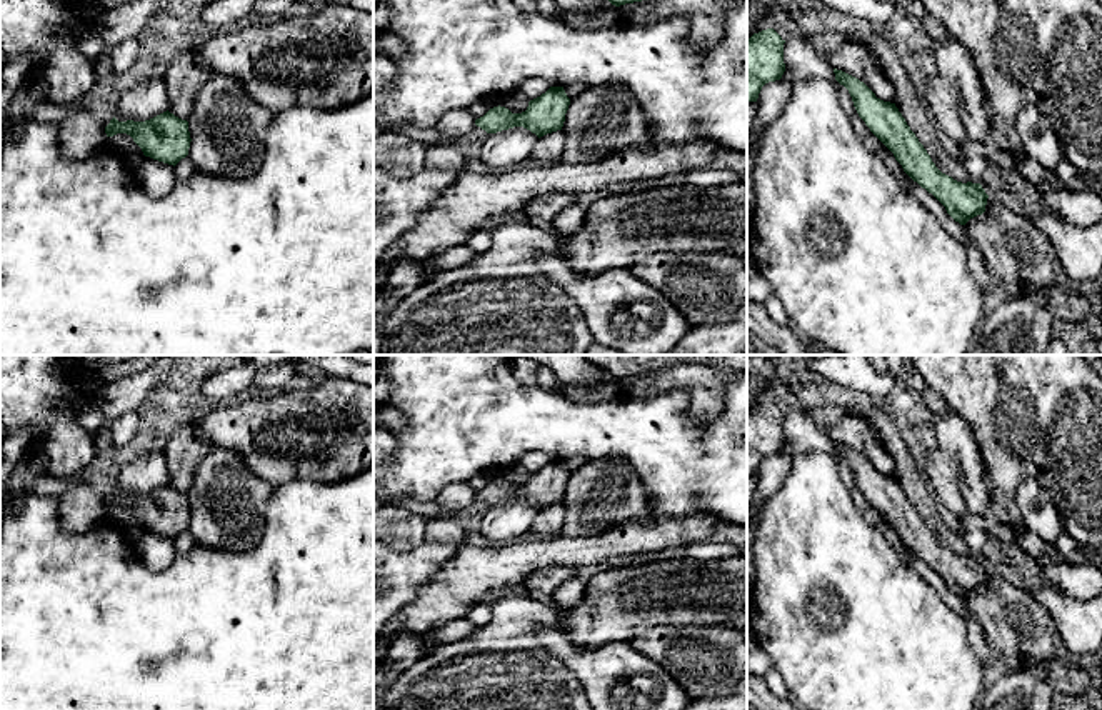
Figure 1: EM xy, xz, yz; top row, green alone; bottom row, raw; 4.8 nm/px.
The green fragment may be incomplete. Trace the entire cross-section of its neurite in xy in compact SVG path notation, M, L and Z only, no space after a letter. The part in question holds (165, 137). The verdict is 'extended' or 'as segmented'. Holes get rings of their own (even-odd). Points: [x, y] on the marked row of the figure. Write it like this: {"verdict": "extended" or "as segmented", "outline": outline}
{"verdict": "as segmented", "outline": "M168 110L145 122L118 122L113 117L105 127L105 133L107 137L127 133L142 148L145 157L173 167L188 155L192 142L188 122Z"}

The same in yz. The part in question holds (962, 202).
{"verdict": "as segmented", "outline": "M834 68L835 80L844 85L859 117L870 132L894 153L904 172L932 193L947 213L965 225L985 212L989 195L980 183L962 183L942 173L907 125L895 103L884 102L859 78Z"}

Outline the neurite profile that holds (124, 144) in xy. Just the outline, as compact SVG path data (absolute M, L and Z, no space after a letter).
M117 133L113 137L108 137L107 147L118 153L123 153L135 170L145 157L142 148L127 133Z

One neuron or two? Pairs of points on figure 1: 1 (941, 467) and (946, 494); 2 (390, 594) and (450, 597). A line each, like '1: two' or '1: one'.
1: one
2: two

